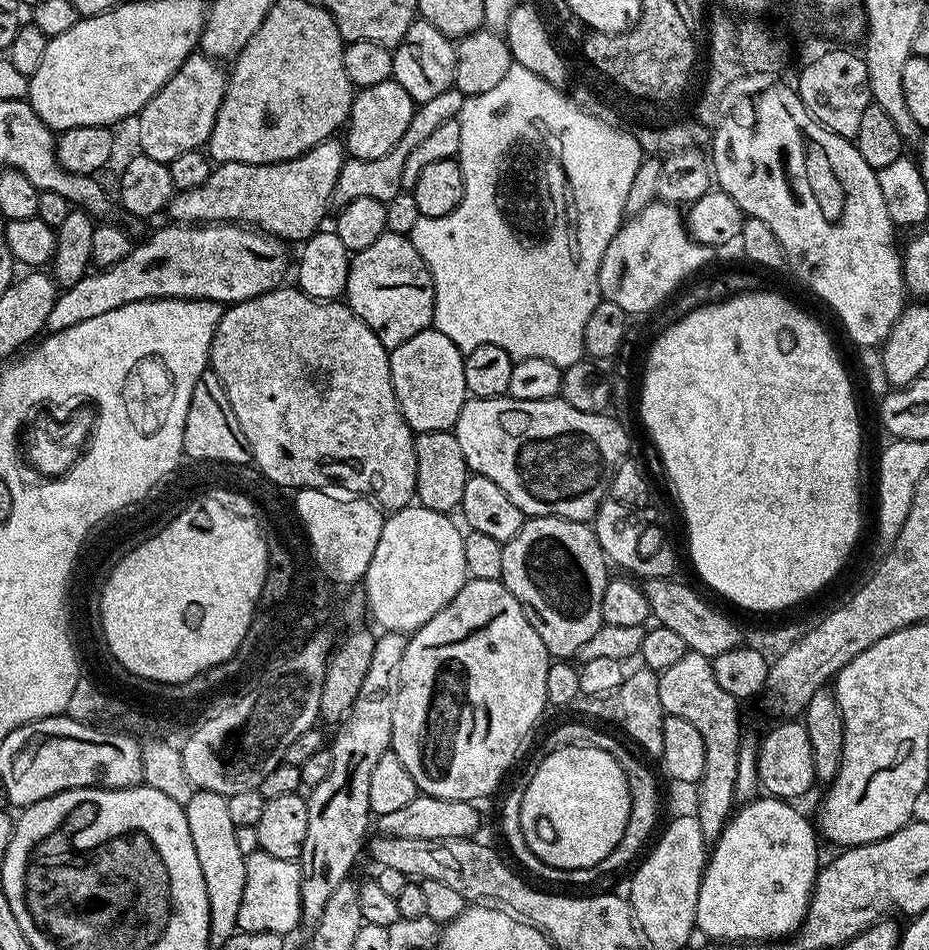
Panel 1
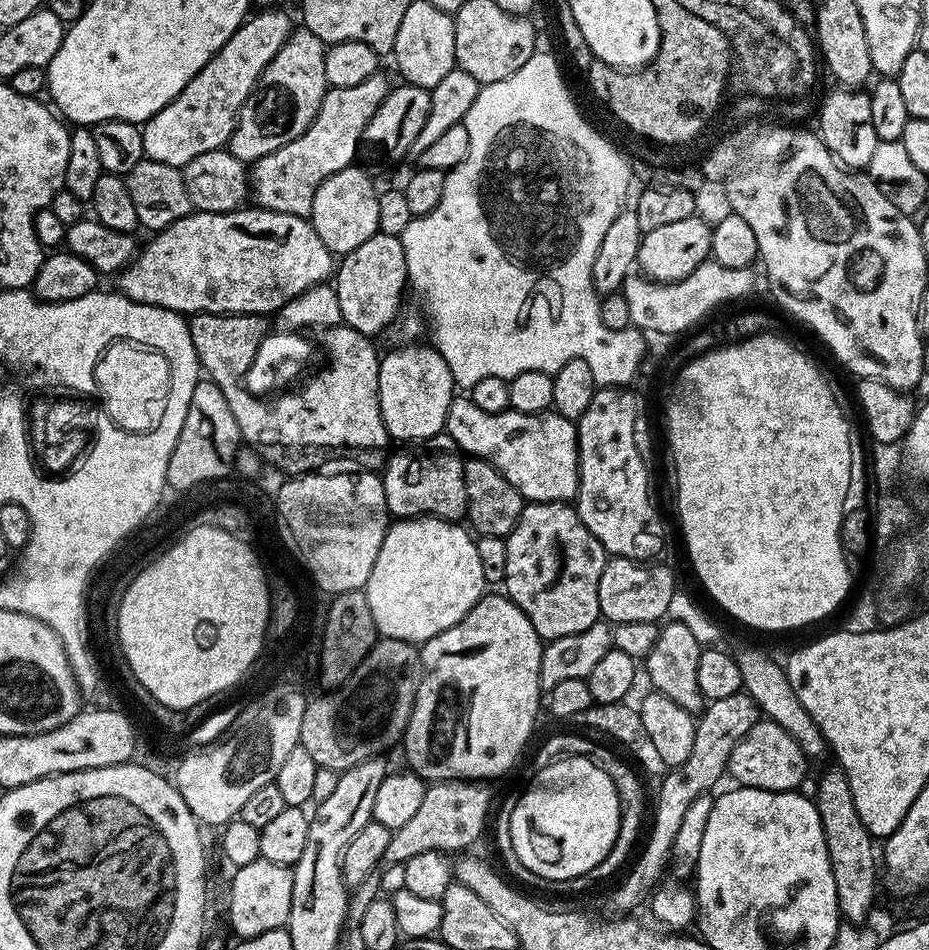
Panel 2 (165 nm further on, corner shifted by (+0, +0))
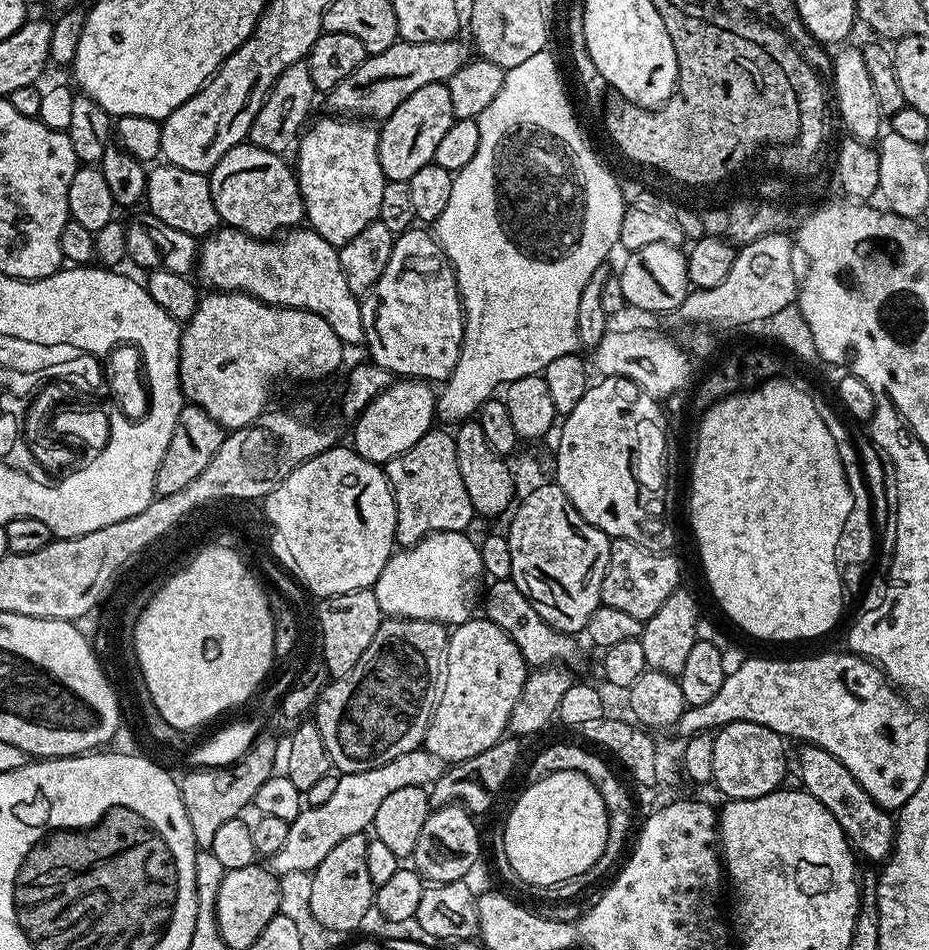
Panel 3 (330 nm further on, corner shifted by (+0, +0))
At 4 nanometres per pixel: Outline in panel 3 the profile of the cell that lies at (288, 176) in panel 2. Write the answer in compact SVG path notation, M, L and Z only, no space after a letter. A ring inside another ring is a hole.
M460 38L442 42L400 40L386 50L373 52L364 59L362 66L358 66L358 70L354 70L354 74L350 74L350 78L342 78L342 82L327 93L327 111L344 118L371 118L383 122L387 116L394 114L394 110L398 110L398 106L402 106L402 102L406 102L406 98L410 98L410 94L414 94L414 90L445 83L462 65L468 63L469 45L465 44Z

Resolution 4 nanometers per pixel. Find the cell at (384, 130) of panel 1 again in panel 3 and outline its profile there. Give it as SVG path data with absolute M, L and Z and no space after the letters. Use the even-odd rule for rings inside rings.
M447 83L414 90L414 94L410 94L410 98L406 98L406 102L402 102L378 128L378 162L385 181L409 180L422 170L422 166L433 163L434 150L438 150L438 142L446 135L446 130L450 130L453 119Z

